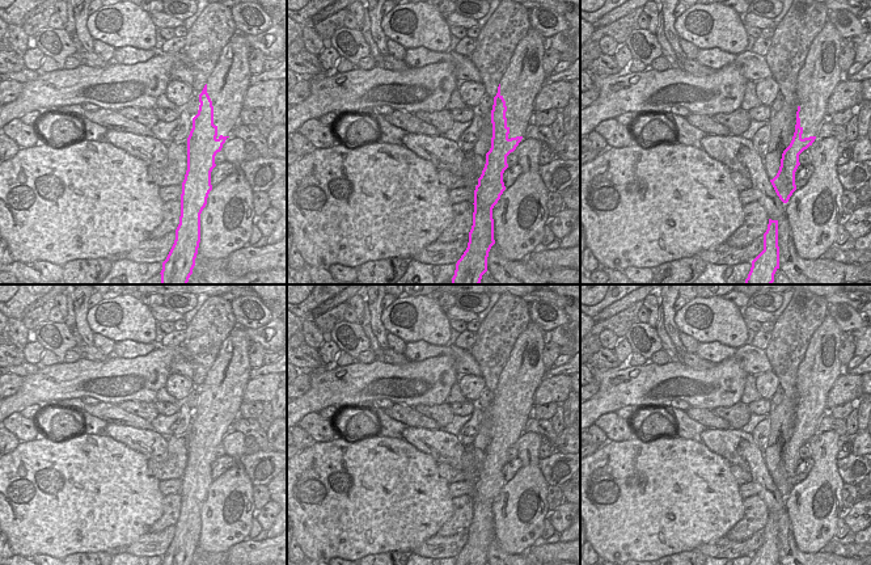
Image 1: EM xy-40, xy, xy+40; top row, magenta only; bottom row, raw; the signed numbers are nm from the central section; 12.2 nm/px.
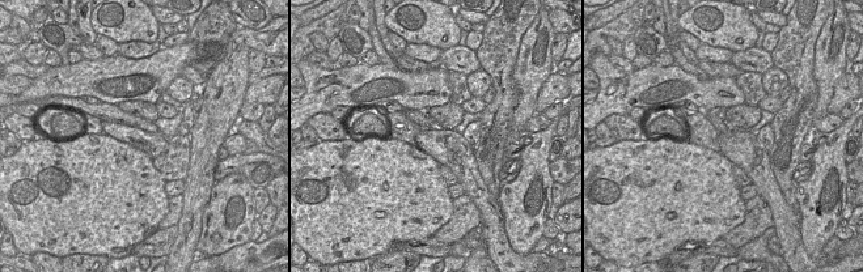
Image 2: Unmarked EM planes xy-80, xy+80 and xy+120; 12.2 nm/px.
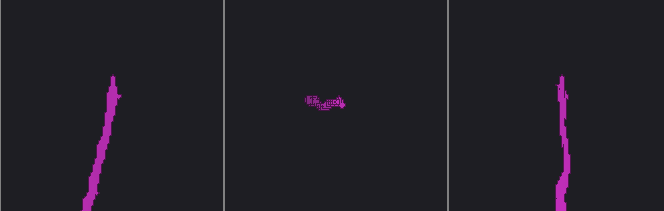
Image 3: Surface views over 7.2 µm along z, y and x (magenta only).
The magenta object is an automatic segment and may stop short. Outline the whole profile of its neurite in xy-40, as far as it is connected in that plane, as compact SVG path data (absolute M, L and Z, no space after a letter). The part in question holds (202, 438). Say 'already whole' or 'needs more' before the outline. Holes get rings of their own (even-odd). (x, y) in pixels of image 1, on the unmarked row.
already whole; M207 378L199 388L199 404L187 431L187 464L182 476L181 510L174 537L161 565L193 565L200 536L200 507L212 484L215 450L229 430L217 429Z

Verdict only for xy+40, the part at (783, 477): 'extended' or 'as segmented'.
as segmented

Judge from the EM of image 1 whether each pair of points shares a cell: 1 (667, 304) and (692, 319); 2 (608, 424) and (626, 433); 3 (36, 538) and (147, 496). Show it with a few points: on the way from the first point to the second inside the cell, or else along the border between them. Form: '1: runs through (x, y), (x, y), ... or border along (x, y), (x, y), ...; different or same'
1: border along (675, 312), (675, 324), (680, 331); different
2: runs through (612, 425), (622, 430); same
3: runs through (63, 510), (77, 496), (119, 496); same

